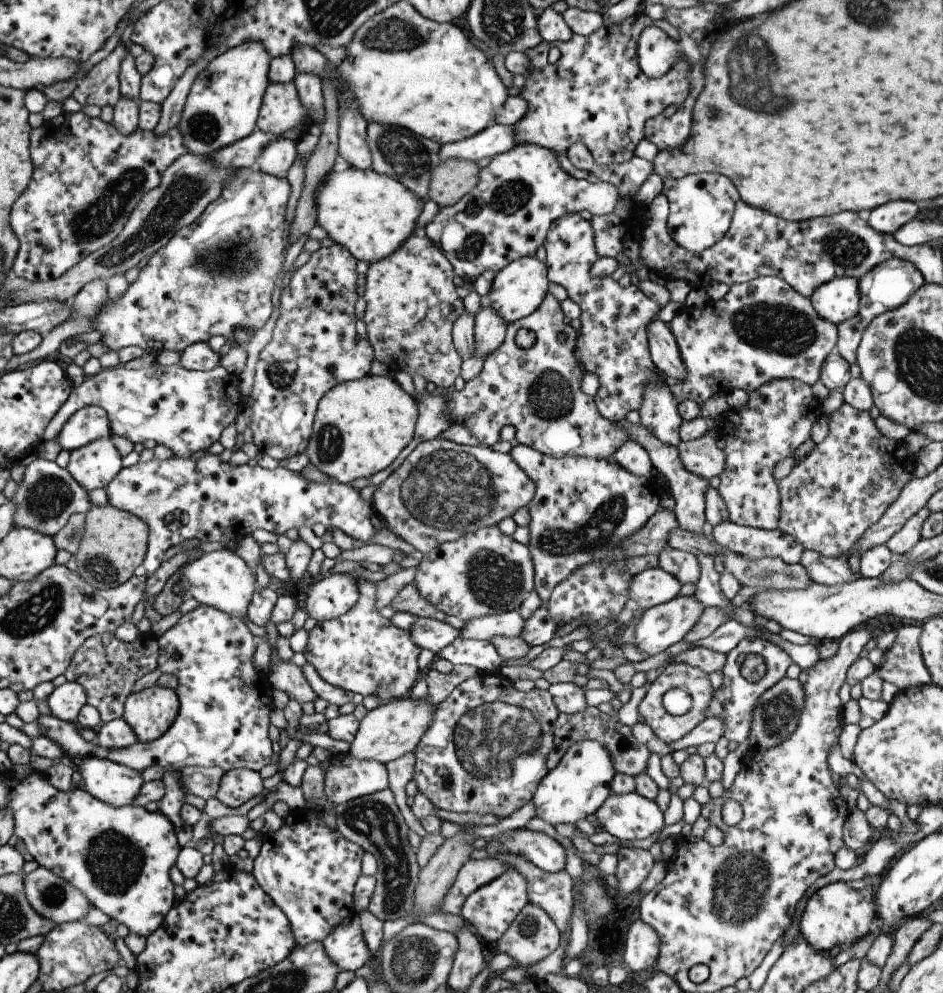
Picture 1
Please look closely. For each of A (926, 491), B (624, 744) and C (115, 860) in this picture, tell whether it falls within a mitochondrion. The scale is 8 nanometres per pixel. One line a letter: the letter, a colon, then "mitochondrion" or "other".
A: other
B: other
C: mitochondrion

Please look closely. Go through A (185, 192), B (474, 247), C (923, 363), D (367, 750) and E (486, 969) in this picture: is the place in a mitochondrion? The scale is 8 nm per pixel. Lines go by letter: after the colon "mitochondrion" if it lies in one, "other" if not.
A: mitochondrion
B: mitochondrion
C: mitochondrion
D: other
E: other

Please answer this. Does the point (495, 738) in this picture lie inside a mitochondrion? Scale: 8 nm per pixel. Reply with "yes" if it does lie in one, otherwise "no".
yes

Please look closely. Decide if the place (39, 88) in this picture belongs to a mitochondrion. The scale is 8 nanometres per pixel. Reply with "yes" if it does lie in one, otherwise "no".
no

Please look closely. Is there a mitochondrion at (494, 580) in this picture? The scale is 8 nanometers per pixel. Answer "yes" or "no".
yes

